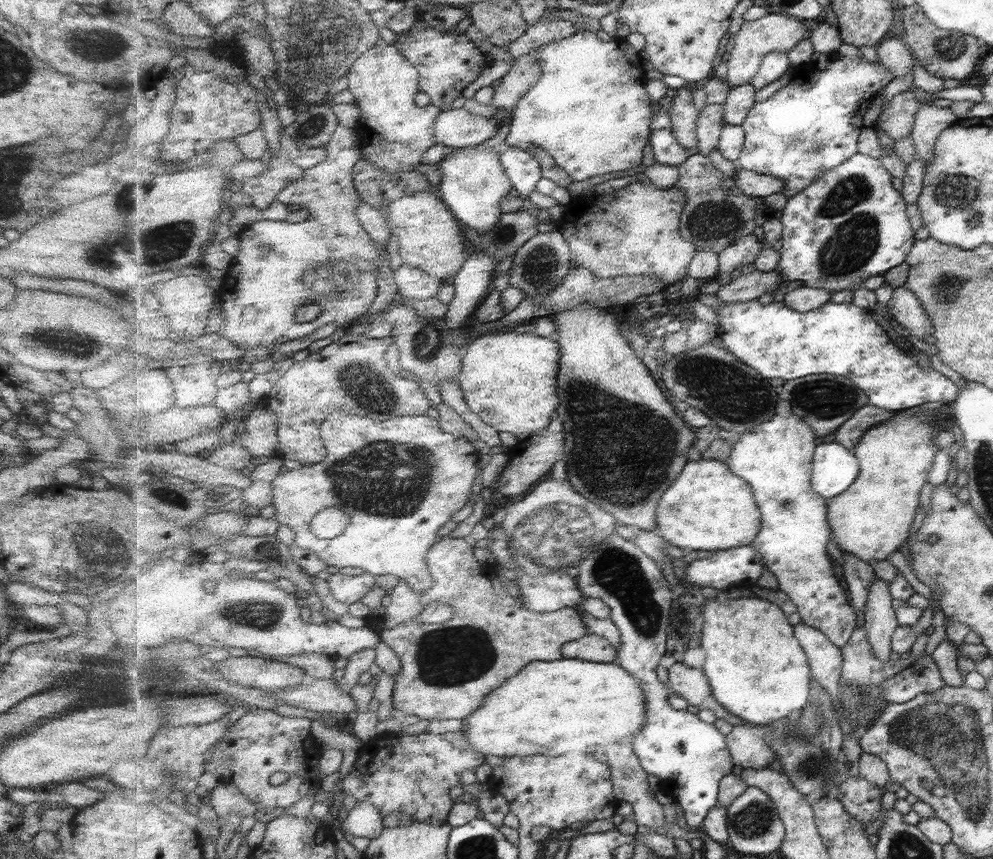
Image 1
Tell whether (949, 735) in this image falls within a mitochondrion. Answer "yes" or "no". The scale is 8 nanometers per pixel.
yes

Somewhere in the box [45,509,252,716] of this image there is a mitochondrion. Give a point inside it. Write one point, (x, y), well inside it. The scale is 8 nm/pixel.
(78, 571)

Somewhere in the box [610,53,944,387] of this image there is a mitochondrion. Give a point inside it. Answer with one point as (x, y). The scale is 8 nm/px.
(856, 239)

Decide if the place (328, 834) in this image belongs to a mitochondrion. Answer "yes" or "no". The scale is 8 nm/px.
no

